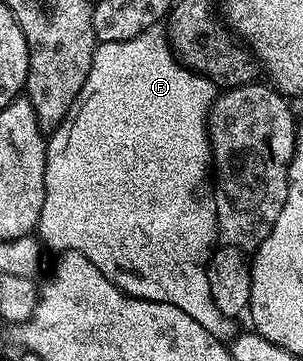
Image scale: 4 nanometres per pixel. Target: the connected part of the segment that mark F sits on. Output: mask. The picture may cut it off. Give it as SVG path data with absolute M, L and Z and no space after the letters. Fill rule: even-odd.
M160 27L148 28L143 34L123 42L98 43L91 62L91 70L87 74L87 82L83 82L83 90L79 90L75 98L71 115L58 128L52 129L45 145L45 193L43 210L39 214L35 232L48 247L50 244L53 248L65 248L61 250L66 253L87 257L116 288L122 288L129 296L179 306L179 310L183 310L183 314L191 314L191 318L195 318L195 322L199 322L199 326L203 326L207 334L211 334L216 340L229 342L235 335L234 321L225 317L219 306L215 306L213 299L207 295L209 290L207 261L219 240L207 121L209 107L213 105L218 95L218 89L209 77L193 72L175 59L173 49L169 47L167 37Z

